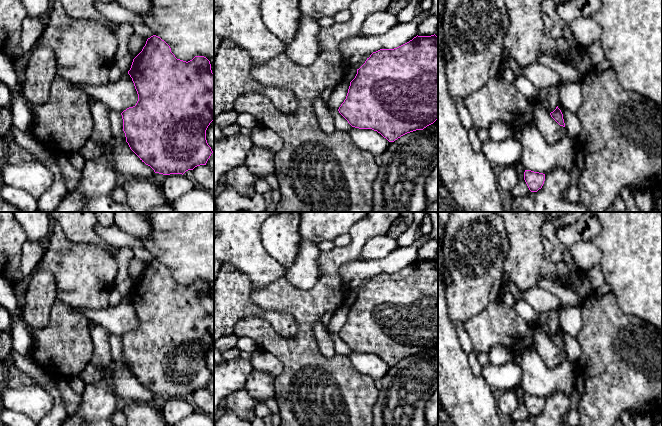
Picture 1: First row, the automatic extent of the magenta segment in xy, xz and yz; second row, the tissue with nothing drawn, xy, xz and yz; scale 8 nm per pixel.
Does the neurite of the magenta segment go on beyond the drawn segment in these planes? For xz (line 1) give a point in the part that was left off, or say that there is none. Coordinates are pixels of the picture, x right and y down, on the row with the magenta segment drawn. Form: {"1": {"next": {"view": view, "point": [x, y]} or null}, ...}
{"1": {"next": null}}

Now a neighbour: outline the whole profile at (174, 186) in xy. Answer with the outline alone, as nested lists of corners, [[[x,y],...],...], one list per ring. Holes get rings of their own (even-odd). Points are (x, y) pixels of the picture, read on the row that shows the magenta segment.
[[[170,174],[166,175],[161,187],[166,200],[175,201],[196,186],[182,174]]]

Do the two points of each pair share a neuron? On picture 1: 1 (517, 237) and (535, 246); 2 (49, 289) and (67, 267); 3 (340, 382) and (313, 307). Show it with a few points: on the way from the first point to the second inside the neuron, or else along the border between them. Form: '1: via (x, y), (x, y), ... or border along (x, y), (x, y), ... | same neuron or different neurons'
1: via (521, 237), (531, 246) | same neuron
2: border along (36, 269), (48, 270), (53, 275), (57, 298) | different neurons
3: via (322, 364), (306, 348), (306, 326) | same neuron

